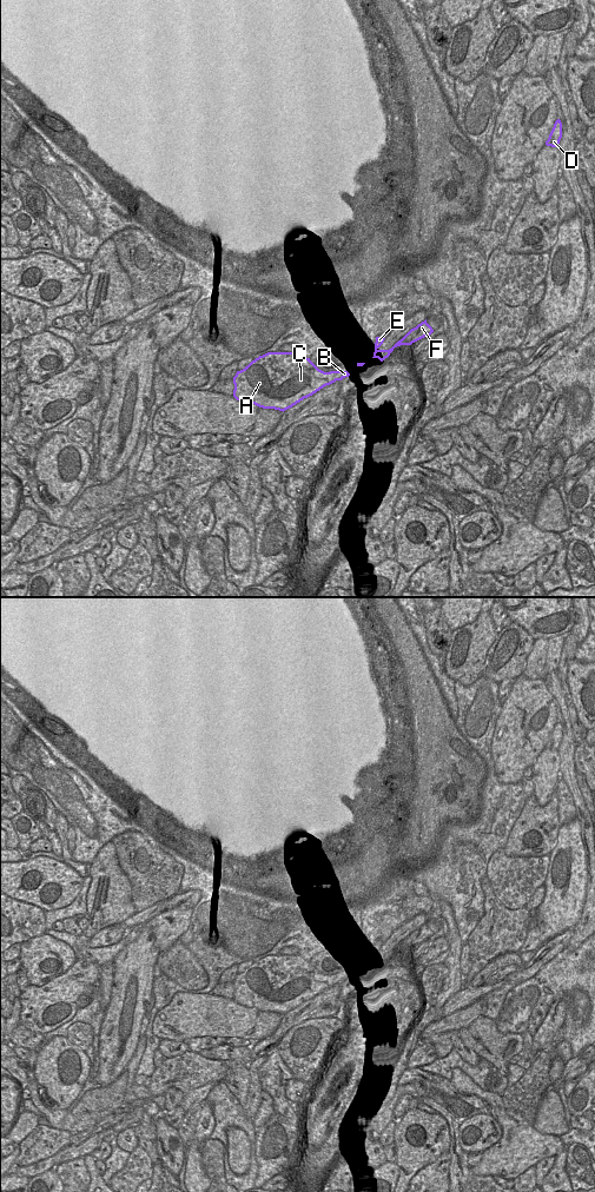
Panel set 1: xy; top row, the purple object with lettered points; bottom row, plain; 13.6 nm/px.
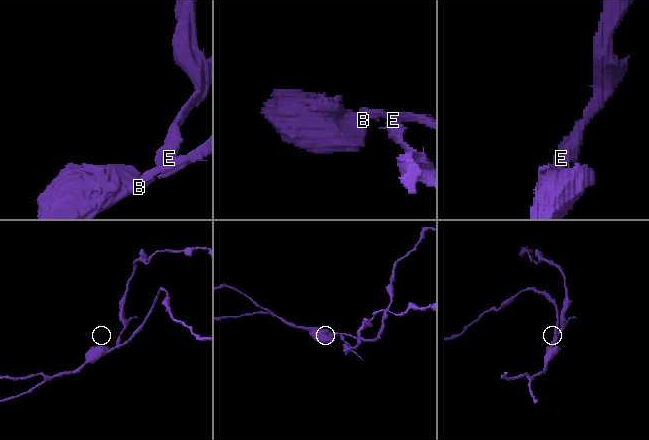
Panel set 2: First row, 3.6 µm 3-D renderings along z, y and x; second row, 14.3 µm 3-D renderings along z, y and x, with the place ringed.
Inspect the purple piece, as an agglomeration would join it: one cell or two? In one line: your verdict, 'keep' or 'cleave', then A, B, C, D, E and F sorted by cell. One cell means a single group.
cleave; A B C D F / E

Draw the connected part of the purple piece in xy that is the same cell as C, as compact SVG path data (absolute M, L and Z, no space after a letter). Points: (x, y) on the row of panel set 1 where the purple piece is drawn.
M267 352L252 360L243 370L237 371L233 377L233 397L245 404L284 412L324 386L349 376L348 371L324 372L300 352Z

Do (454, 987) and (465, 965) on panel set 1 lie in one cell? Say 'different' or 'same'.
different

